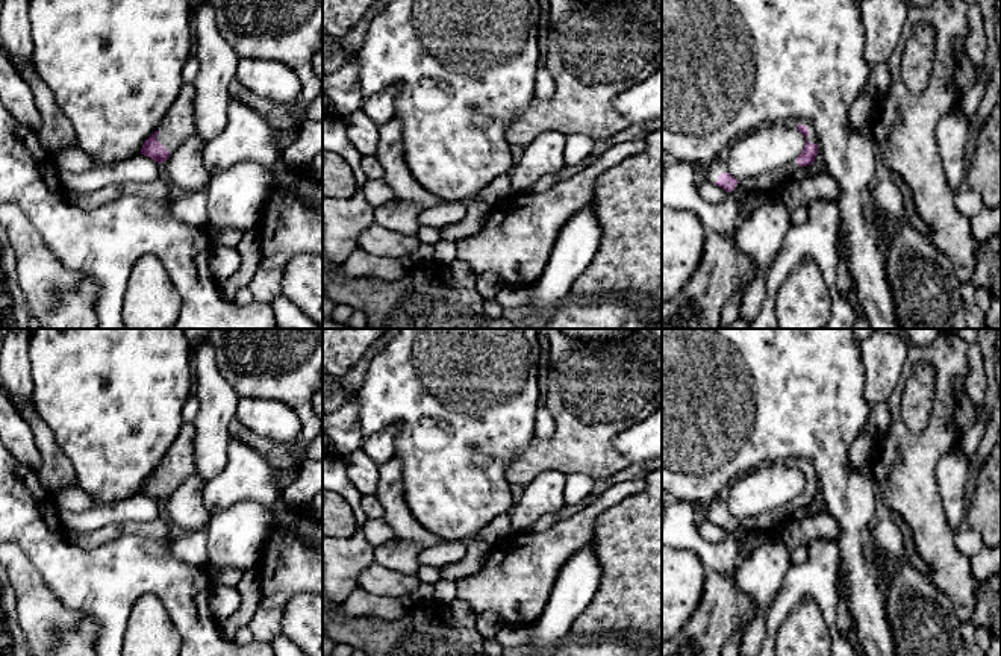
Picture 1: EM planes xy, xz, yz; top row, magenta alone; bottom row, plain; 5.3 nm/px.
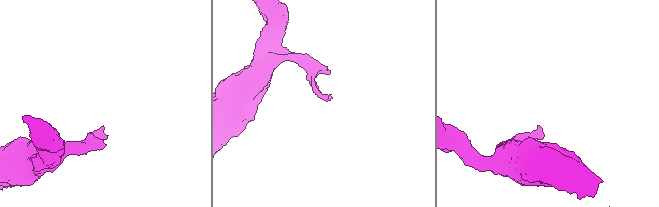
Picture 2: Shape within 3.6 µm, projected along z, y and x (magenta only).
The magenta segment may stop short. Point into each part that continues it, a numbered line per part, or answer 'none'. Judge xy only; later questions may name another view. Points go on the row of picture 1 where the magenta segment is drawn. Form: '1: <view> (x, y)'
1: xy (179, 124)

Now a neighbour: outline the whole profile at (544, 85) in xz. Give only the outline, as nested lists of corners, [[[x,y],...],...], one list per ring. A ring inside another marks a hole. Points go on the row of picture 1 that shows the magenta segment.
[[[538,67],[535,79],[535,97],[551,98],[556,91],[554,80],[545,67]]]

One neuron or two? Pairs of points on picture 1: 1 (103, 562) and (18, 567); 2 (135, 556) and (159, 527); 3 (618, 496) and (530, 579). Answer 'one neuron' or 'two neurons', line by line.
1: two neurons
2: two neurons
3: one neuron

